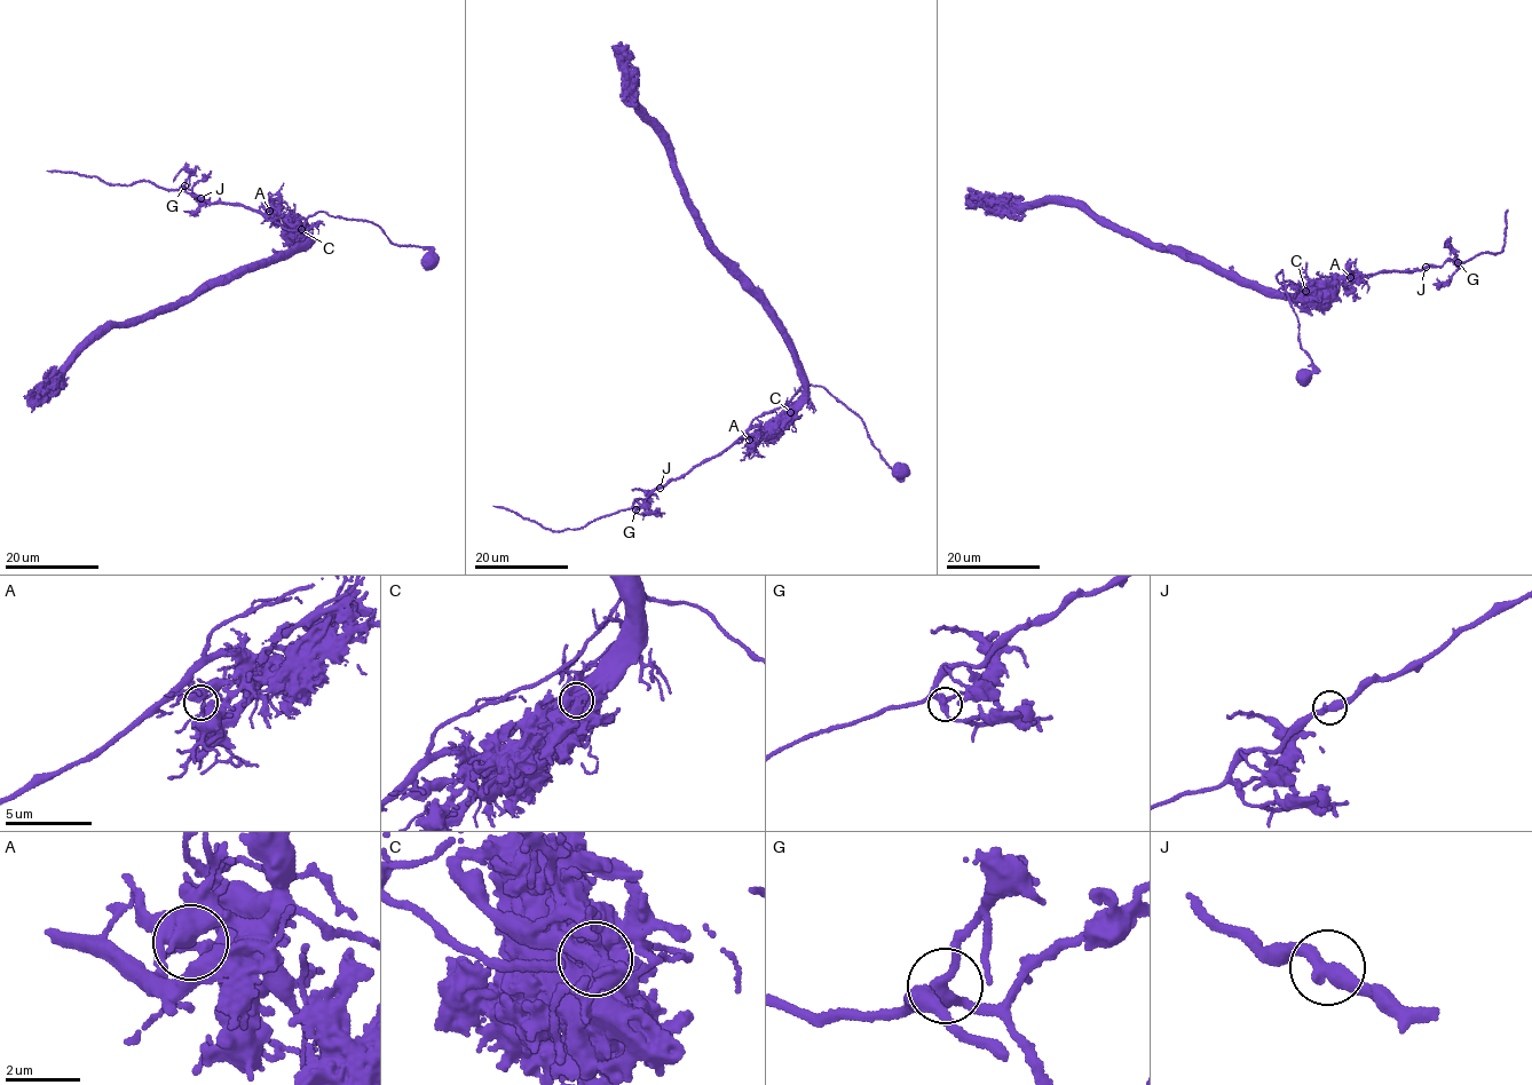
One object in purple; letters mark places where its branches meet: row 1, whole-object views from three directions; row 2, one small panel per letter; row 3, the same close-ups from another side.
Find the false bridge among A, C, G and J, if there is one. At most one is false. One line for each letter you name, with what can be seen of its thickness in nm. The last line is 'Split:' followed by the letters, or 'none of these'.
C: 900 nm
Split: C

